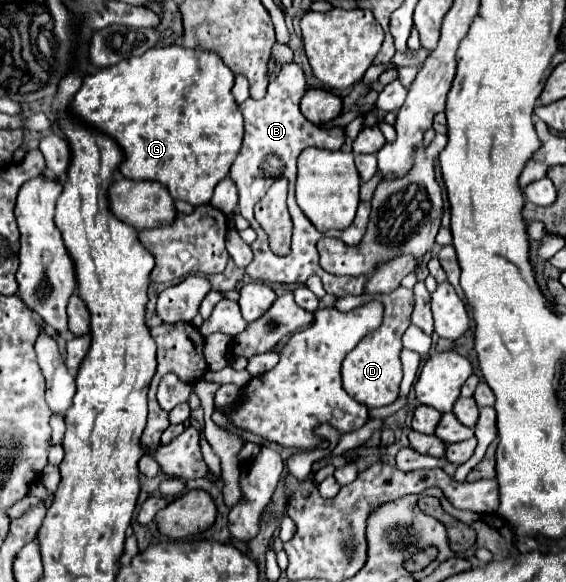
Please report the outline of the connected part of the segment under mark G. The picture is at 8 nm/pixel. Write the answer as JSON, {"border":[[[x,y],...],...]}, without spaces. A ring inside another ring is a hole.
{"border":[[[159,46],[133,60],[123,60],[113,68],[99,68],[87,74],[69,104],[69,114],[89,128],[111,136],[121,146],[121,176],[129,180],[159,182],[169,190],[173,200],[185,200],[199,206],[209,204],[217,182],[229,174],[229,168],[241,150],[243,116],[231,94],[233,84],[235,76],[231,78],[231,70],[217,54],[181,46]]]}

